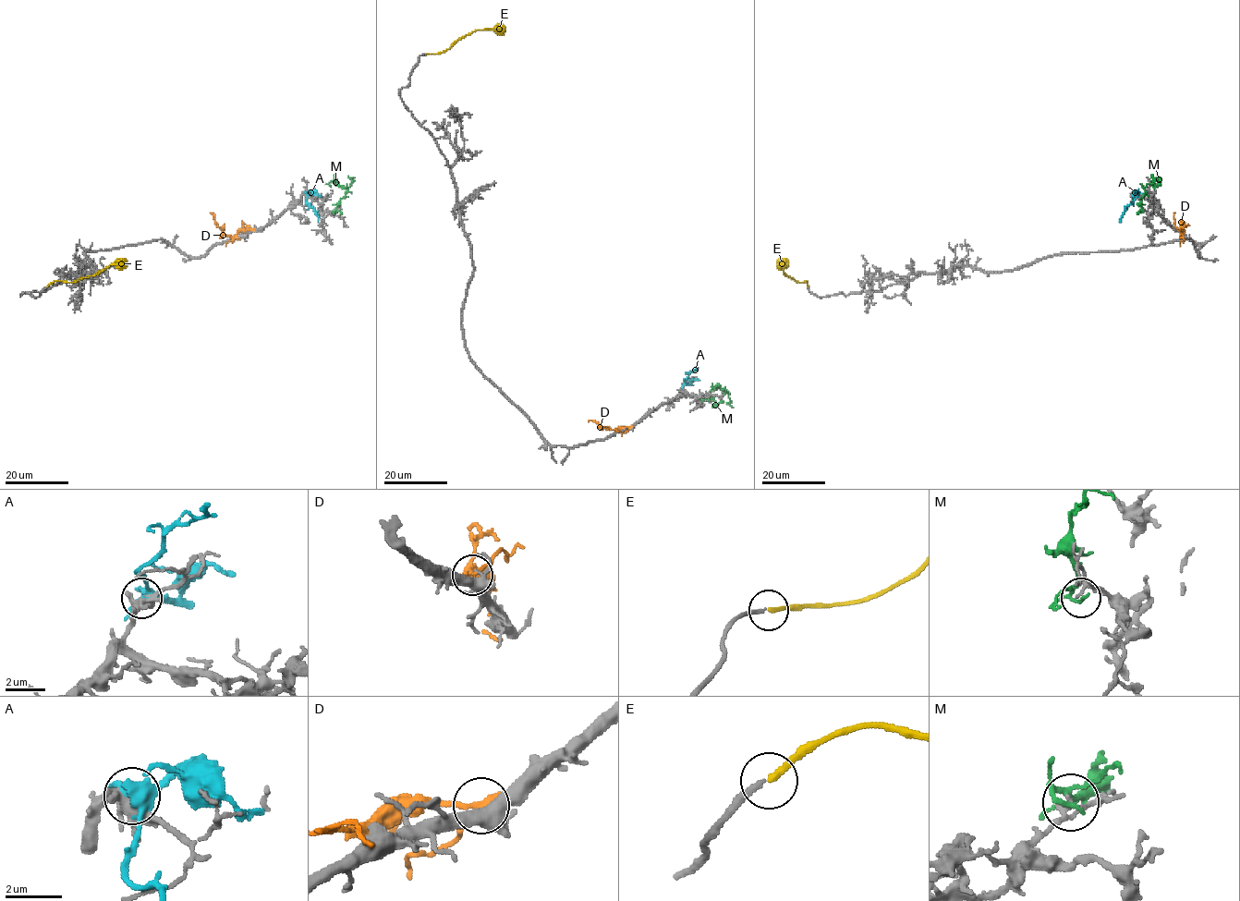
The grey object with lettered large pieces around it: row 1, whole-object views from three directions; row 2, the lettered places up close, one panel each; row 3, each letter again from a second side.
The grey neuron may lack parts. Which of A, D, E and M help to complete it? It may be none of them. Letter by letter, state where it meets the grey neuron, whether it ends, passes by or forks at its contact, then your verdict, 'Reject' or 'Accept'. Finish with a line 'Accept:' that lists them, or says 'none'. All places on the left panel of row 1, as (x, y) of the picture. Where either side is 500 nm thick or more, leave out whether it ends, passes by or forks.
A: Touches grey at (306, 194). It forks there. Reject
D: Touches grey at (251, 229). It passes by. Reject
E: Touches grey at (47, 286). It ends there. Accept
M: Touches grey at (335, 212). It passes by. Reject
Accept: E

